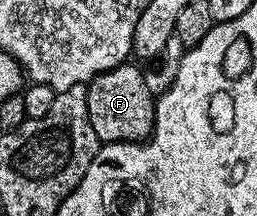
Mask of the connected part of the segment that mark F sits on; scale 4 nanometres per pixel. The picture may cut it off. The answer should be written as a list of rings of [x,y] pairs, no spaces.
[[[130,64],[112,67],[86,85],[88,119],[92,119],[92,131],[96,131],[99,142],[145,141],[154,129],[156,95],[148,91],[145,72]]]

